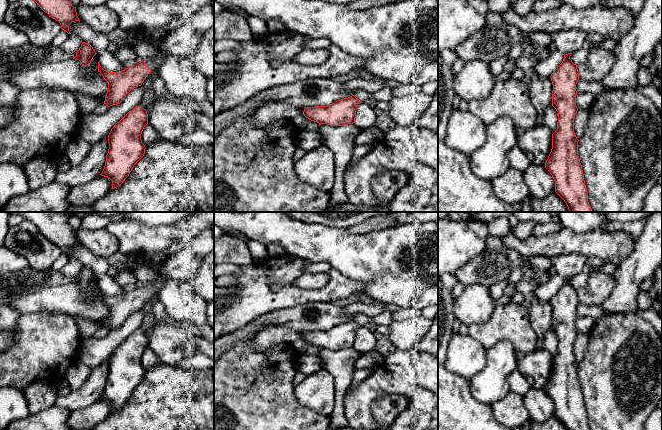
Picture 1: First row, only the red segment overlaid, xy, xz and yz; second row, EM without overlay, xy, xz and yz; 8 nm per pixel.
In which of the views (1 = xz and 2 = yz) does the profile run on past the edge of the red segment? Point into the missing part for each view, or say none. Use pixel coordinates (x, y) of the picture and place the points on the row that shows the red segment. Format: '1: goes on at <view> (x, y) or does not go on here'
1: does not go on here
2: does not go on here

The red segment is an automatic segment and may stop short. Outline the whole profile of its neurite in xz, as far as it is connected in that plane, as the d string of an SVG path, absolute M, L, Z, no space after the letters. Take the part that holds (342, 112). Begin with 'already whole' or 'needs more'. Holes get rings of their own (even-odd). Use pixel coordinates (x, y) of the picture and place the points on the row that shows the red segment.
already whole; M354 95L338 100L328 106L307 107L303 115L311 121L330 126L344 126L355 123L357 106L362 101Z

